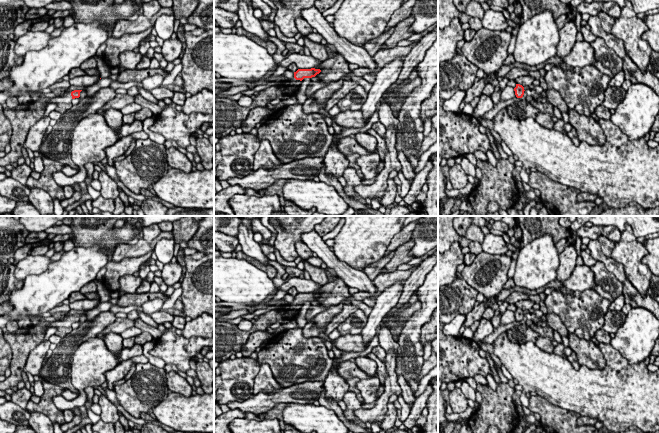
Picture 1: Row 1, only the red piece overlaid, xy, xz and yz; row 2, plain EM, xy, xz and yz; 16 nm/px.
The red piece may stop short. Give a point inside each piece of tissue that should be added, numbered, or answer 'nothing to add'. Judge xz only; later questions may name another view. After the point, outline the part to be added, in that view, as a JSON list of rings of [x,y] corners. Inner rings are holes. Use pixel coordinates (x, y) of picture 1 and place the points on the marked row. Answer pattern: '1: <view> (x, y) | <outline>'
1: xz (228, 115) | [[[287,79],[259,92],[250,107],[241,107],[237,101],[228,98],[214,100],[214,137],[222,137],[241,127],[251,109],[265,107],[272,100],[283,99],[286,95],[299,90],[302,81]]]

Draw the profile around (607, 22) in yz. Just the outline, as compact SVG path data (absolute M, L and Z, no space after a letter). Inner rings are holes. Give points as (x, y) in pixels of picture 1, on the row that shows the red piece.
M601 11L598 13L598 17L600 18L601 20L601 25L602 25L602 28L608 33L610 34L611 33L611 29L612 29L612 26L614 25L615 23L615 18L609 16L607 13L605 13L604 11Z

